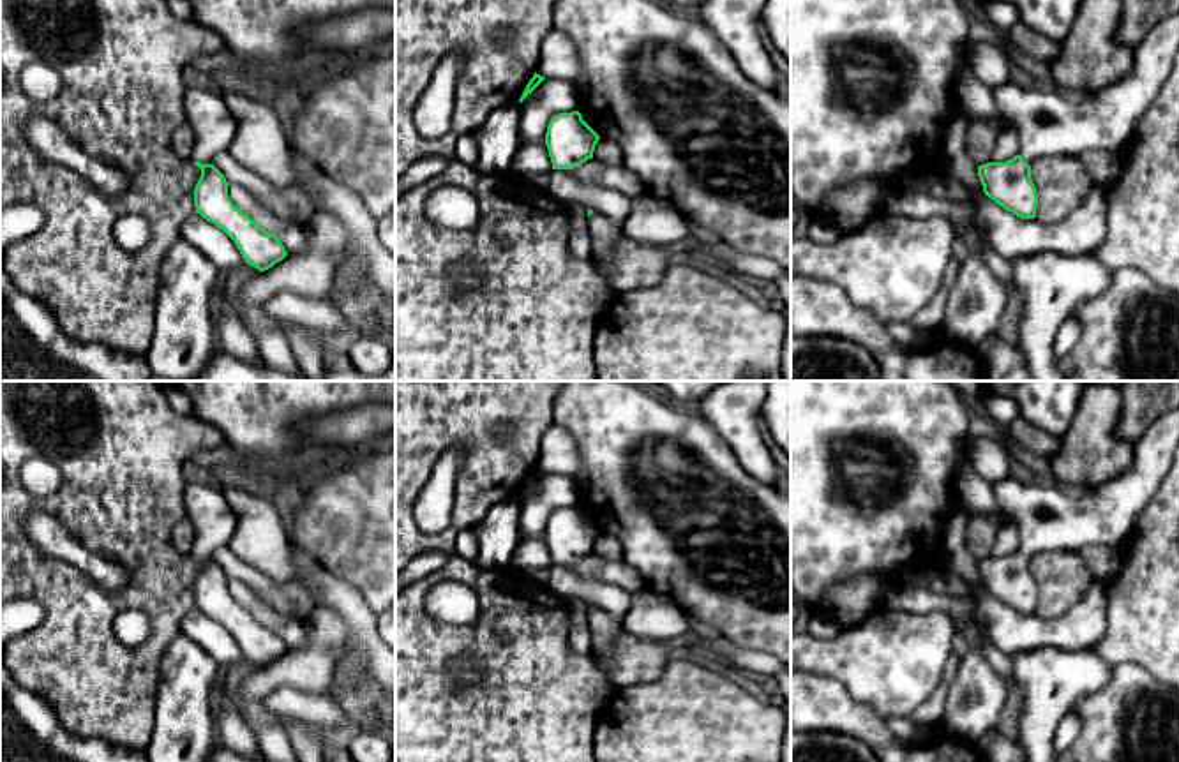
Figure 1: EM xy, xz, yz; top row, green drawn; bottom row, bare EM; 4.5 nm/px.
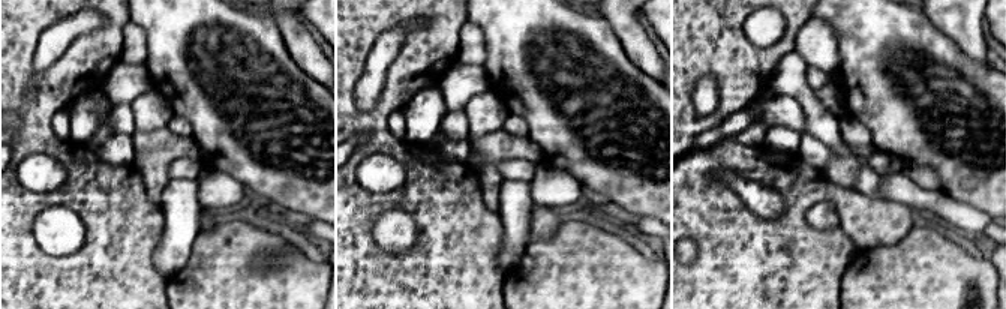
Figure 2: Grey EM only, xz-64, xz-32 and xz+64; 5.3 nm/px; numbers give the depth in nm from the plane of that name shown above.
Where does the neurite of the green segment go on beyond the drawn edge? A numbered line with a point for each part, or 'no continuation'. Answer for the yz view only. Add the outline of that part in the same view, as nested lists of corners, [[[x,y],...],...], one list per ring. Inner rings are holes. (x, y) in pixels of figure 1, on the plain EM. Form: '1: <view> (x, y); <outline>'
1: yz (1047, 519); [[[1179,407],[1149,425],[1135,444],[1131,466],[1117,478],[1078,494],[1008,478],[992,485],[1003,512],[1017,524],[1020,550],[1038,559],[1045,550],[1084,545],[1123,547],[1138,515],[1174,464]]]

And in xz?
1: xz (604, 628); [[[593,607],[588,612],[588,626],[591,631],[591,656],[604,674],[611,669],[614,644],[623,623],[611,614]]]

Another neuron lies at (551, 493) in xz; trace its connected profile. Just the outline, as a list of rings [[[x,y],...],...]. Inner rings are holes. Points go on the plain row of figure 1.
[[[544,474],[522,497],[519,515],[521,540],[545,536],[551,513],[581,503],[581,483],[577,478]]]

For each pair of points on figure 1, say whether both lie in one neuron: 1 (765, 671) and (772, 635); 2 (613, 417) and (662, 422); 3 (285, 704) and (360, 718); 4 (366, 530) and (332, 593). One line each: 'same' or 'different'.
1: different
2: same
3: same
4: different

